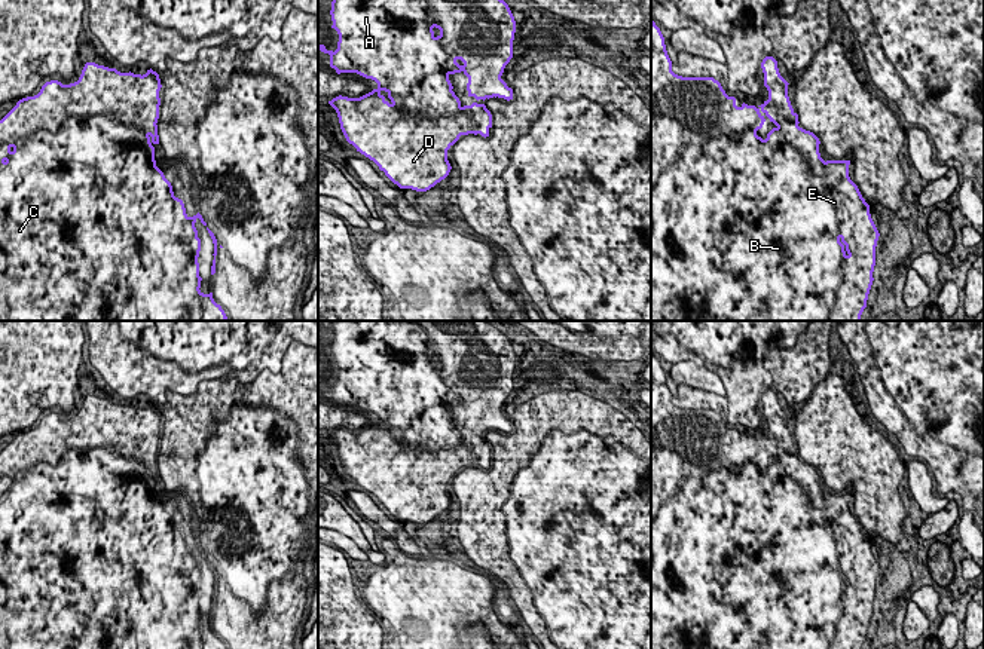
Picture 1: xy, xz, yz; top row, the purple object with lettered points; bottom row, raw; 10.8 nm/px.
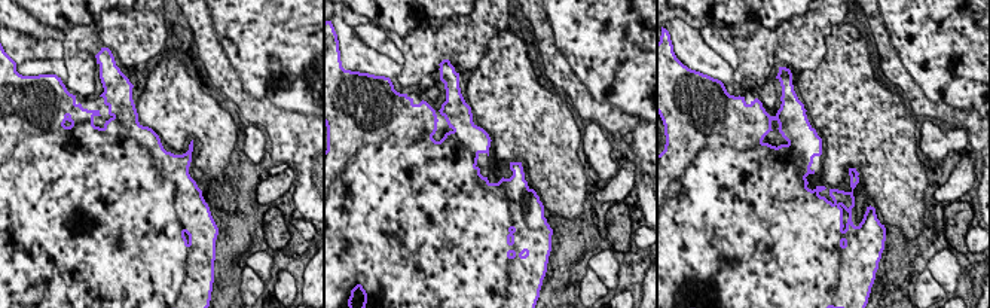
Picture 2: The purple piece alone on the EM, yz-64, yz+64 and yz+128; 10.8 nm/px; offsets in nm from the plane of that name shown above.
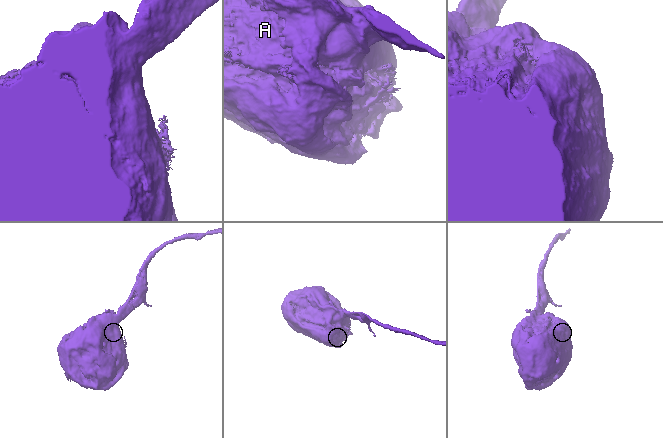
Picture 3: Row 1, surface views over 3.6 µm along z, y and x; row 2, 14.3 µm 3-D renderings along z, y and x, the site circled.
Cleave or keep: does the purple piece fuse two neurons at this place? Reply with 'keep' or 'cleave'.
keep

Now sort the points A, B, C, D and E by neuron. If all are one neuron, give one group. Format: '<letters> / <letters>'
A B C D E

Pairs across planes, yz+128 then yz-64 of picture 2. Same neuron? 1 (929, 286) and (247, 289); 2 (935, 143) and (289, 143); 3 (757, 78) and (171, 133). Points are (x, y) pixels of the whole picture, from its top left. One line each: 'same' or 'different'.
1: same
2: different
3: different

